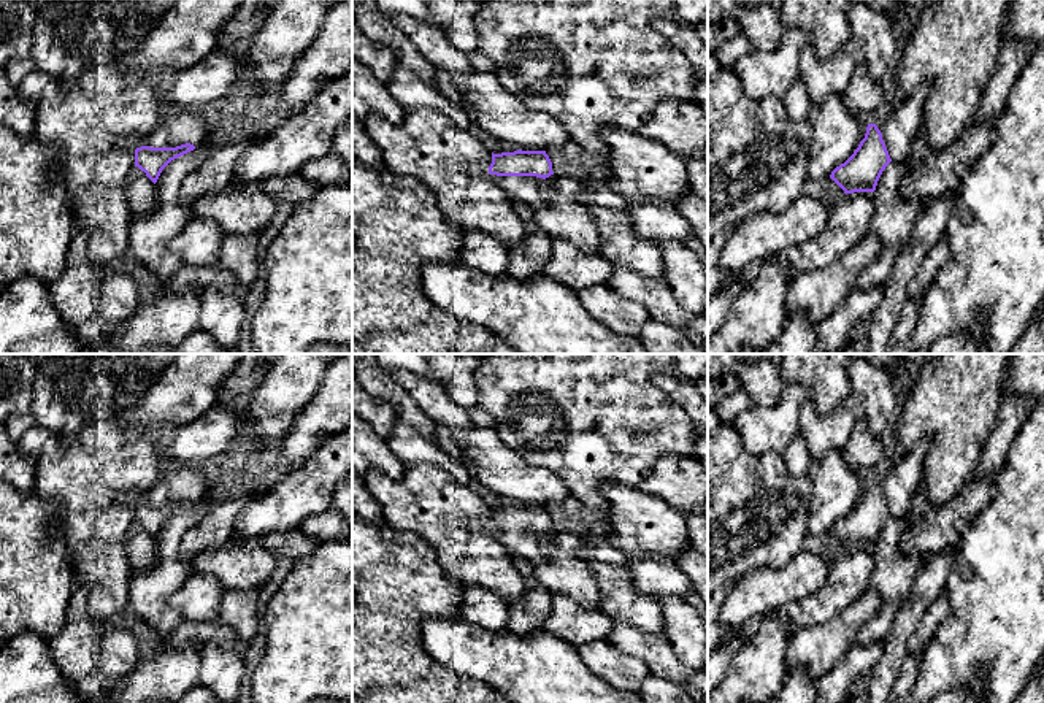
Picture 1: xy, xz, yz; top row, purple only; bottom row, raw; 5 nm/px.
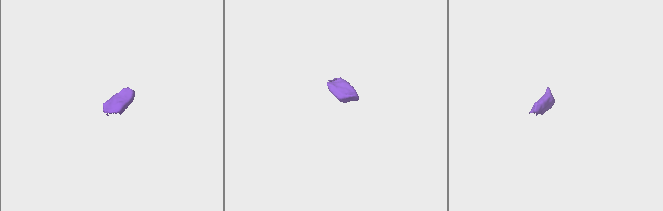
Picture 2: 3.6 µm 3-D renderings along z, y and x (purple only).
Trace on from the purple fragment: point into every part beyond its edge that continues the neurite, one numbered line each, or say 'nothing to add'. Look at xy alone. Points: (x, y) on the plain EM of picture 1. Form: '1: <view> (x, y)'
1: xy (176, 483)

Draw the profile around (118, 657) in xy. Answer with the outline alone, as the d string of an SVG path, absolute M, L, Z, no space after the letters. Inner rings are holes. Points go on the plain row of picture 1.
M117 622L105 628L97 673L108 686L122 679L138 665L138 641L135 635Z

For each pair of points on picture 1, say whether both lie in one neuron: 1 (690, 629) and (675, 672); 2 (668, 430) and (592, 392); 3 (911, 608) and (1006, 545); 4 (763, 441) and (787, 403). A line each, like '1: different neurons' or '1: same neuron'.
1: different neurons
2: same neuron
3: different neurons
4: same neuron

